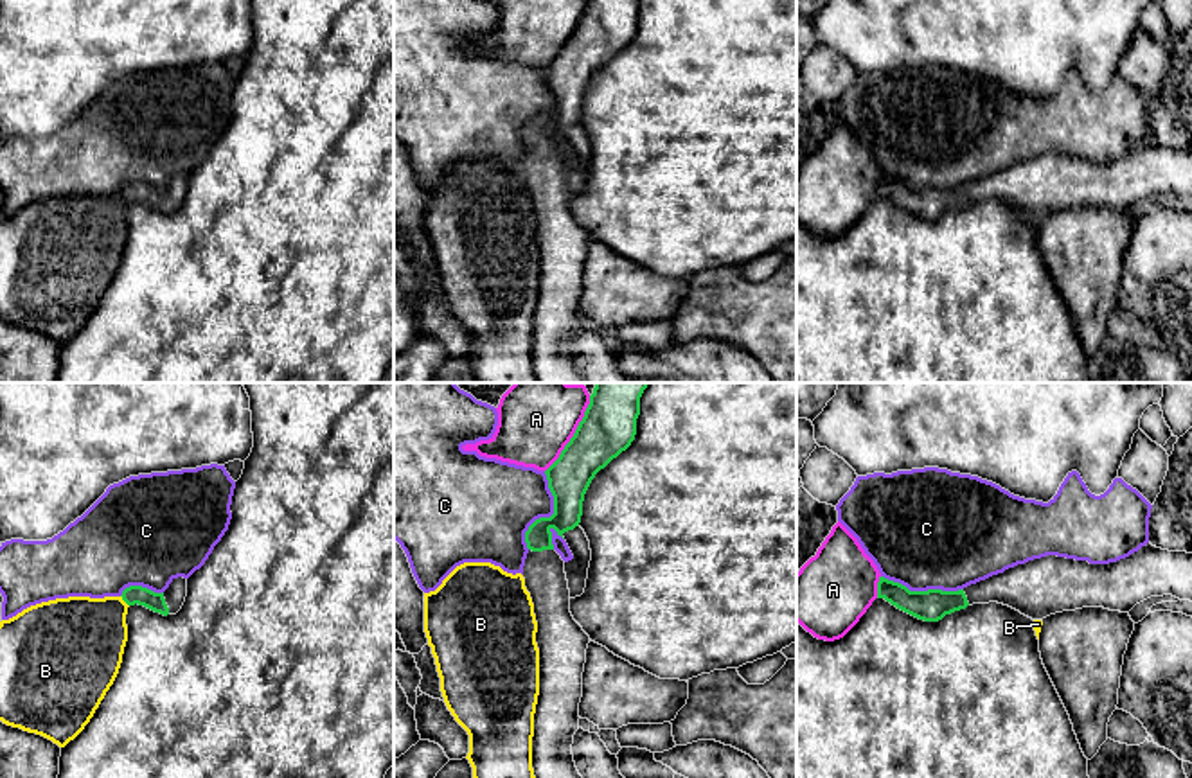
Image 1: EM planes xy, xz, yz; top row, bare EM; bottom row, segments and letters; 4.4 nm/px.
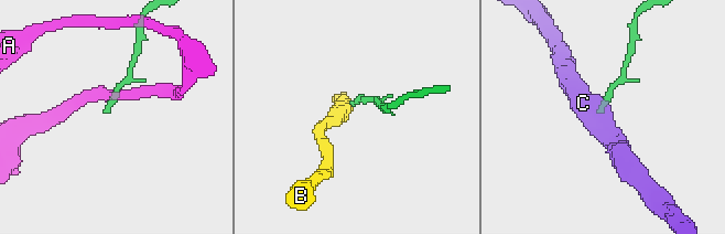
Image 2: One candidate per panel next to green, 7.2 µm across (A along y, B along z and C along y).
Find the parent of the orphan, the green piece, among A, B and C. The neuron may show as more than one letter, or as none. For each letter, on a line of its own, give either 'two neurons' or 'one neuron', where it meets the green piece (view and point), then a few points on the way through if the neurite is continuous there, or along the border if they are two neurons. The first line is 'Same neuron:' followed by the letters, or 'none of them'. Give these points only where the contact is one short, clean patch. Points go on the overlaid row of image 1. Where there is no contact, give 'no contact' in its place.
Same neuron: none of them
A: two neurons; contact xz (574, 433)
B: two neurons; contact xy (123, 599); border xy (121, 595), (128, 606)
C: two neurons; contact xz (552, 514)

